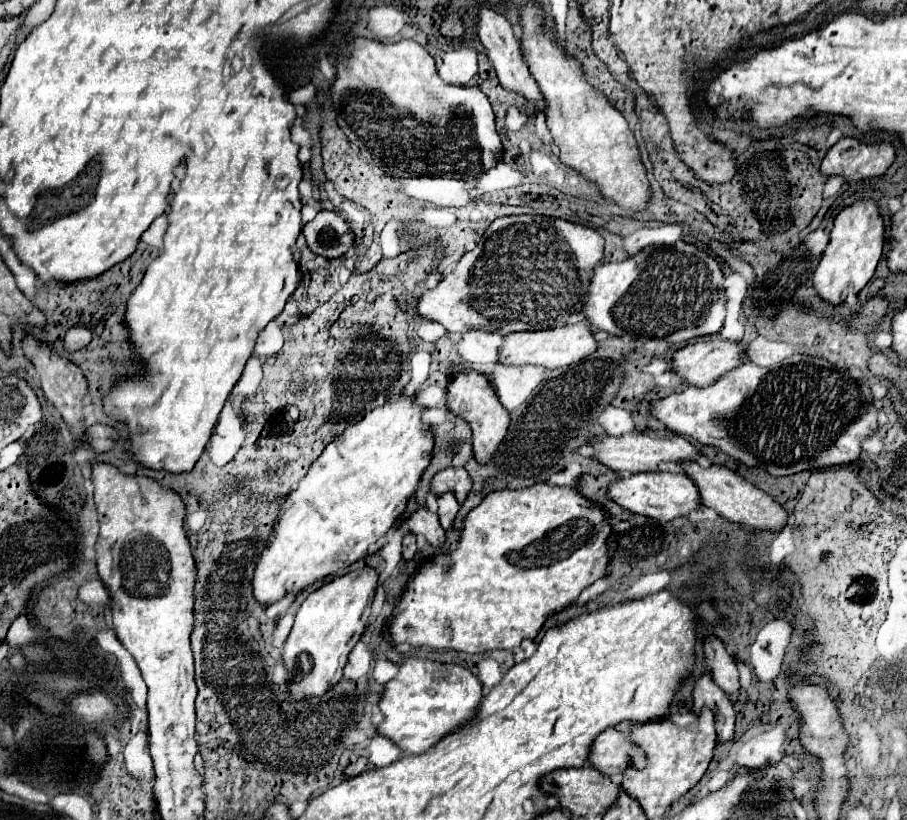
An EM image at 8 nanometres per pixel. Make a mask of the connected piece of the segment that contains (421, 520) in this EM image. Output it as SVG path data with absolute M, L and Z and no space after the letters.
M418 509L414 515L410 515L408 529L414 535L424 535L426 541L436 549L444 547L444 543L446 543L446 531L442 529L438 515L430 513L428 509Z

